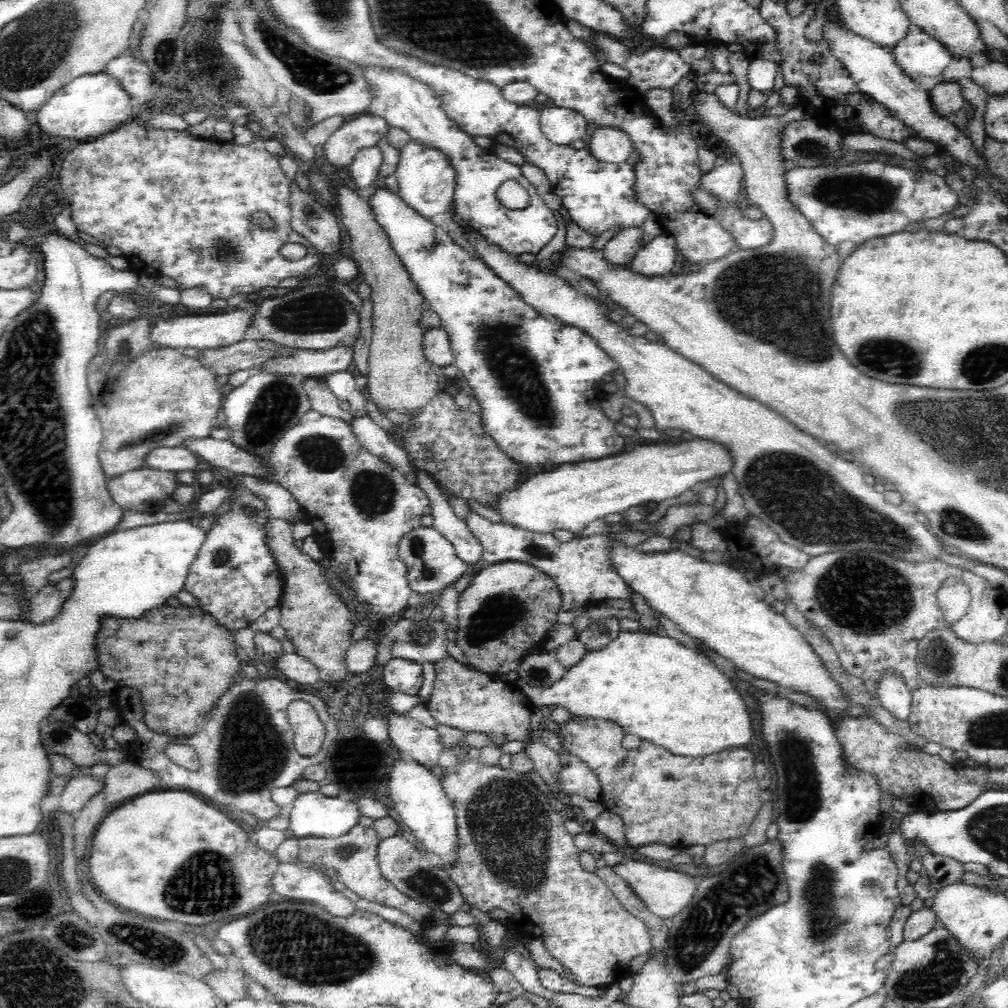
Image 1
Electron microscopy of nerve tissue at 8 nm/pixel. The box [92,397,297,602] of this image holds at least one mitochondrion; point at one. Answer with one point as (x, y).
(169, 430)

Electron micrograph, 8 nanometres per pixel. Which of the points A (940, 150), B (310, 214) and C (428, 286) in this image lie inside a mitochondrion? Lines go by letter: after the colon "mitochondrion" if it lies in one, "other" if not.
A: other
B: mitochondrion
C: other

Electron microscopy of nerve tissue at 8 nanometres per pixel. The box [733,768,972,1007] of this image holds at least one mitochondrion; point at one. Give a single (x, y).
(944, 970)

